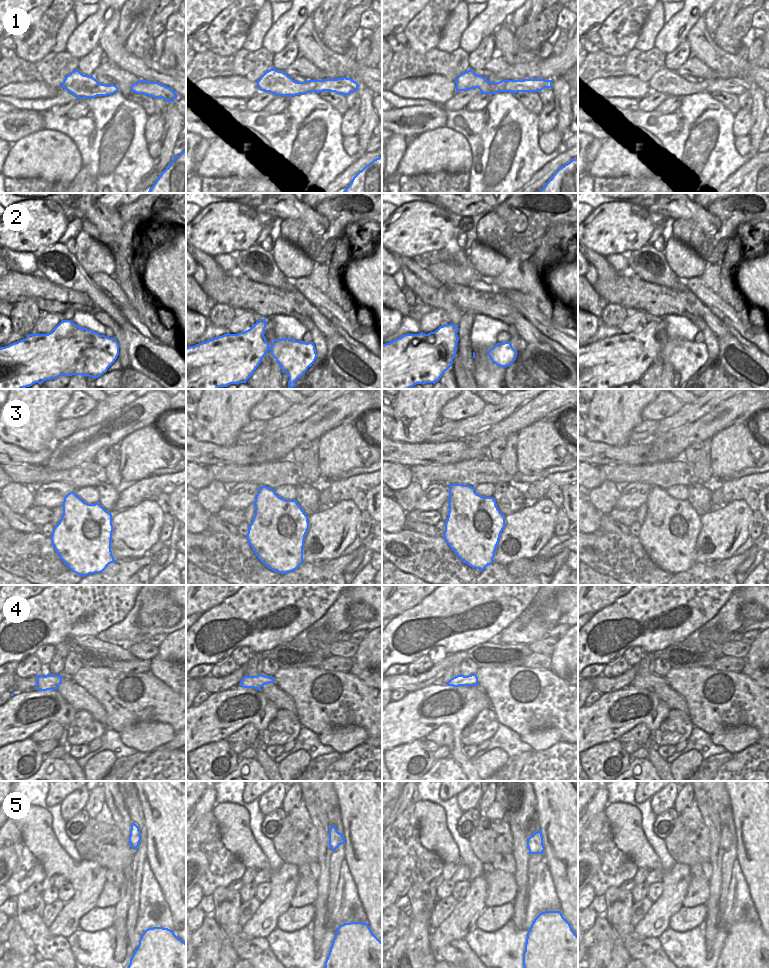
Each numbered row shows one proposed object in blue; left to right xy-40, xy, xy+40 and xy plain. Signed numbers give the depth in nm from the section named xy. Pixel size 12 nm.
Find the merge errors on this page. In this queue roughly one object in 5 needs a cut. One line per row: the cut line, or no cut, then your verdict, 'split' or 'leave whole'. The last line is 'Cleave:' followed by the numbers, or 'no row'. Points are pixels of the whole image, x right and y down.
1: cut none; leave whole
2: cut none; leave whole
3: cut none; leave whole
4: cut none; leave whole
5: cut none; leave whole
Cleave: no row

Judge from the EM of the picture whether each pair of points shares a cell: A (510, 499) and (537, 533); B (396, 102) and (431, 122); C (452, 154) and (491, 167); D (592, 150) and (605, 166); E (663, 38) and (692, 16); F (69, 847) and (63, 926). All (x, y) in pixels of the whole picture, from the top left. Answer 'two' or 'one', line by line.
A: two
B: two
C: two
D: two
E: one
F: two

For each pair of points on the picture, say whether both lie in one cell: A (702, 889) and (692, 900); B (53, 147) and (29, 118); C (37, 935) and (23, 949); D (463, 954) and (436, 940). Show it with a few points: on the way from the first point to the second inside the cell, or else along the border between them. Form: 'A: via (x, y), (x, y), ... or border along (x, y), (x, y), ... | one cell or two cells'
A: via (699, 892), (694, 897) | one cell
B: border along (43, 128), (29, 133), (18, 140) | two cells
C: border along (18, 921), (18, 924), (32, 941), (37, 951) | two cells
D: border along (463, 938), (450, 941), (440, 947), (434, 954) | two cells

